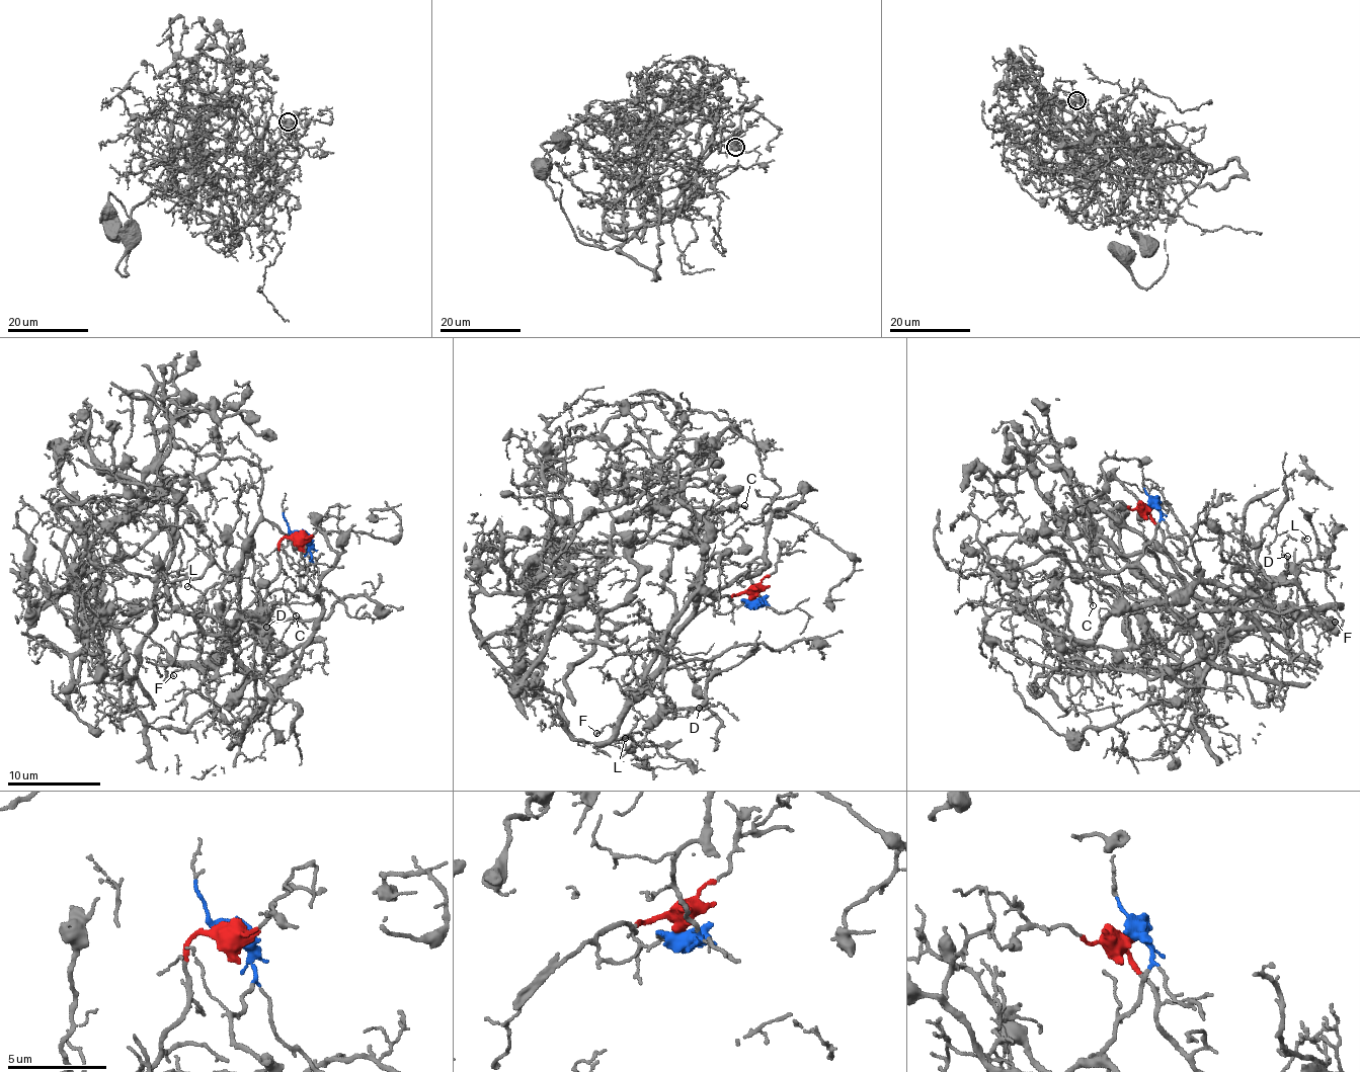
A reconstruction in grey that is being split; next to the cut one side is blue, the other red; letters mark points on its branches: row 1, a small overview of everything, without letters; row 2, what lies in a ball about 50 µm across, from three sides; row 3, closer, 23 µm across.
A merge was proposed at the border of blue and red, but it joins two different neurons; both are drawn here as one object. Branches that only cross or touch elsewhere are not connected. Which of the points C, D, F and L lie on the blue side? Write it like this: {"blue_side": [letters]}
{"blue_side": []}

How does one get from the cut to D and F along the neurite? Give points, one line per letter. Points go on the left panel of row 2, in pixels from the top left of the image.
D: (298, 538), (284, 539), (275, 574), (256, 609), (240, 616), (233, 637), (262, 646), (273, 641), (266, 626)
F: (298, 538), (284, 539), (275, 574), (256, 609), (240, 616), (222, 653), (194, 668), (173, 670), (173, 675)

